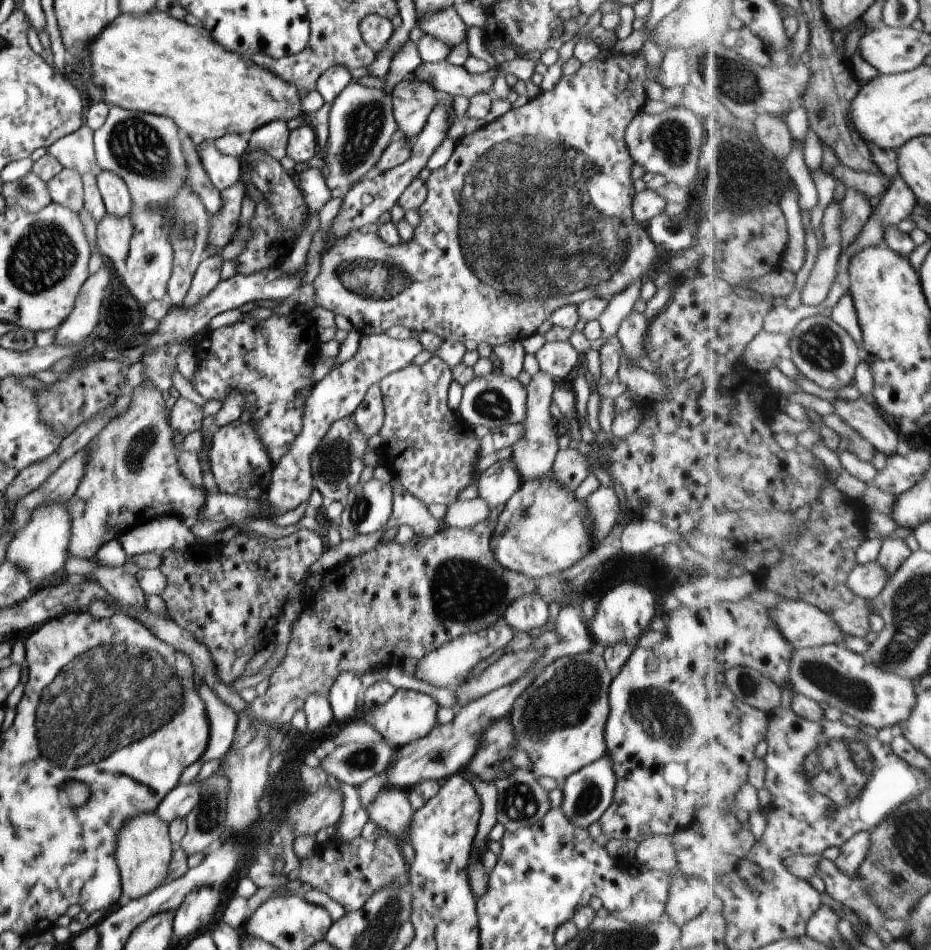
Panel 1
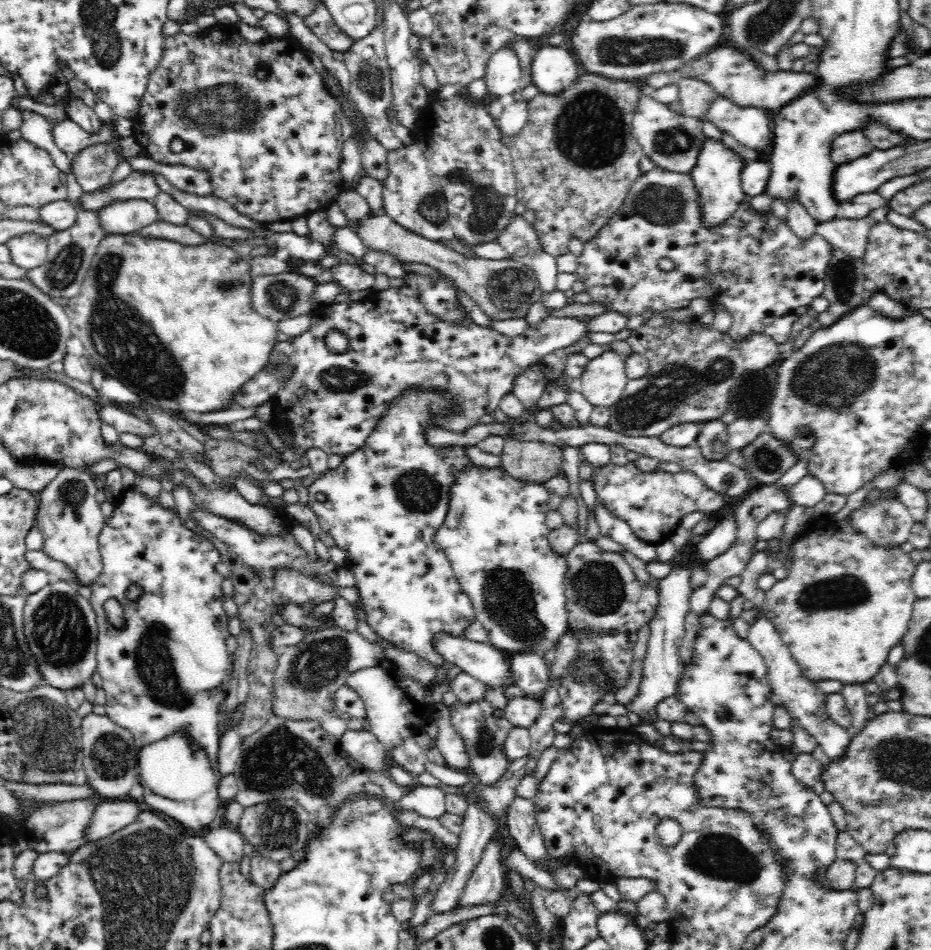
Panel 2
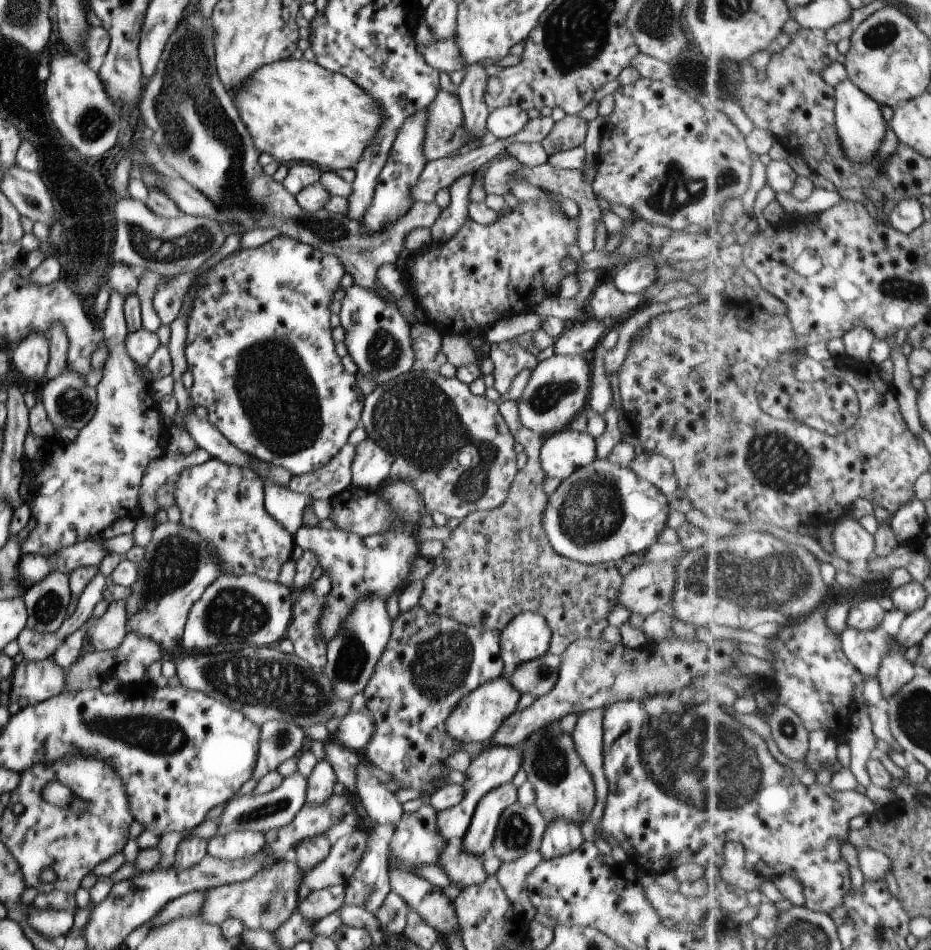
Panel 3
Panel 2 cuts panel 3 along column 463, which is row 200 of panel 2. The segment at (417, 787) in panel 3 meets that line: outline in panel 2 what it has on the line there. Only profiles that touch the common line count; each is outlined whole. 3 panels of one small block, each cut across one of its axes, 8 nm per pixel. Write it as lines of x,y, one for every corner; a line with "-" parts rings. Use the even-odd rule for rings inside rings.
655,167
646,172
646,174
640,175
630,188
628,196
626,196
624,204
620,207
620,210
614,214
608,221
608,224
602,228
596,238
592,238
590,242
583,243
584,249
582,254
578,258
577,274
580,275
580,280
586,284
588,288
588,294
596,303
606,303
611,307
610,312
622,312
624,315
642,314
645,309
652,309
656,312
664,312
664,310
673,310
688,307
692,299
697,297
704,297
710,302
710,310
715,310
718,305
723,304
725,308
730,311
733,318
730,329
727,334
734,341
742,341
746,337
750,337
750,334
766,334
770,336
778,345
789,341
792,323
794,320
798,320
800,315
807,312
808,307
811,306
812,300
816,296
820,296
824,292
824,280
826,278
826,266
830,262
831,245
826,242
821,236
814,234
810,241
800,240
787,225
786,222
778,220
771,211
765,215
757,213
750,207
750,203
743,202
738,206
738,210
732,214
732,218
728,218
722,226
714,228
714,230
706,230
701,225
701,214
699,210
699,204
697,201
698,195
695,189
694,181
689,174
678,174
677,172
670,172
669,170
662,170
-
669,258
674,261
676,267
674,270
662,270
660,268
660,259

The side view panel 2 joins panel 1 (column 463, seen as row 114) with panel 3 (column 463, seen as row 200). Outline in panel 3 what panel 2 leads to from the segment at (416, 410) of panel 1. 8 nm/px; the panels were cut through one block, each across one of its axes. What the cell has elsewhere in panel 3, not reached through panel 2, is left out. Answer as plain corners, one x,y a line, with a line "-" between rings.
413,368
382,385
375,385
371,394
364,396
359,424
363,426
366,438
388,452
394,460
385,481
394,481
394,478
411,481
428,512
439,511
448,519
462,519
475,511
497,508
505,500
518,471
513,437
498,411
497,402
489,401
484,395
471,394
469,387
455,377

